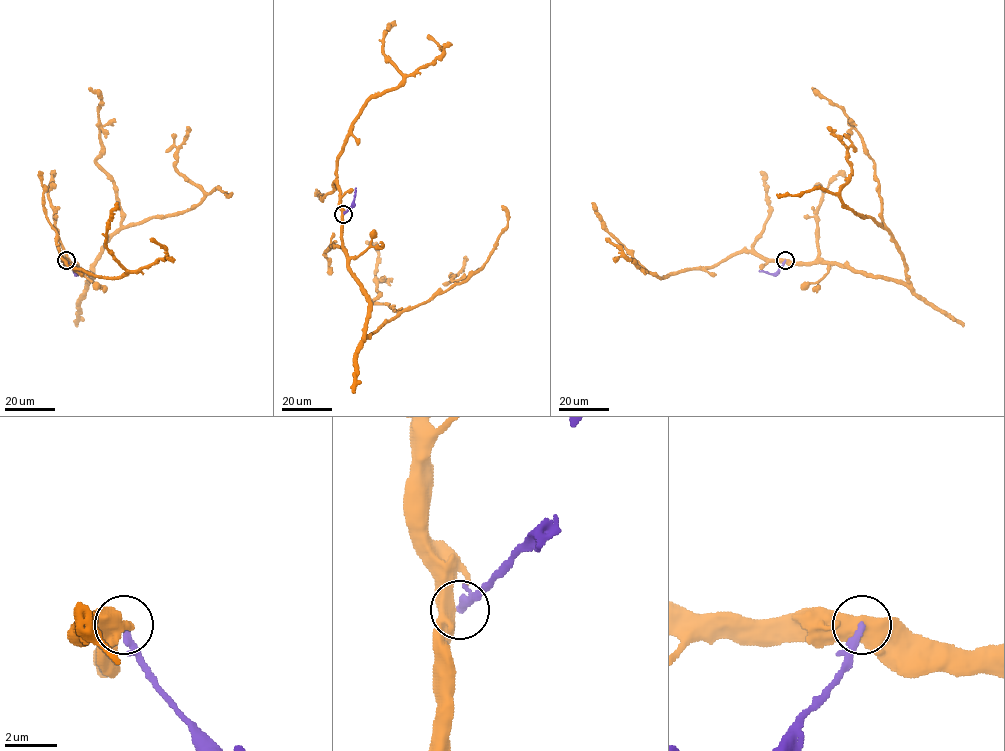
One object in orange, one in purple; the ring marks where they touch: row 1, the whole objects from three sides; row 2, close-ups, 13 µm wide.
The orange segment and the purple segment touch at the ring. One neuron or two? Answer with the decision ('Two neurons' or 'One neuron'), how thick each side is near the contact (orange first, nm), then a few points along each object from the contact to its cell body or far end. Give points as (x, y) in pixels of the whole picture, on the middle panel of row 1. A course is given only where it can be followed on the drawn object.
Two neurons. Thickness 550 nm (orange) against 260 nm. Course of orange: (343, 214), (346, 266), (368, 303), (363, 338), (481, 269), (452, 279), (465, 256). Course of purple: (343, 214), (353, 203), (356, 188)

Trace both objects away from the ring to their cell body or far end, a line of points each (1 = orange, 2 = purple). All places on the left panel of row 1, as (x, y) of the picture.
1: (66, 260), (91, 277), (87, 285), (101, 248), (120, 230), (201, 201), (204, 193), (175, 166), (188, 127)
2: (66, 260), (76, 274), (79, 270)

